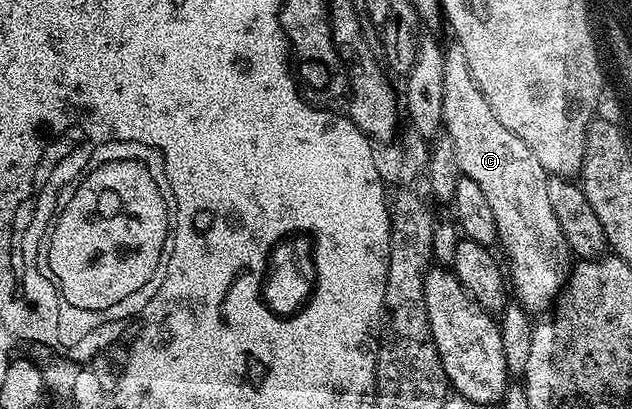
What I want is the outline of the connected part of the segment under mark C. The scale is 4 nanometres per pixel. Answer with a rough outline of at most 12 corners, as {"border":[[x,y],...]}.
{"border":[[444,47],[444,133],[489,202],[507,278],[550,309],[571,251],[550,175]]}

